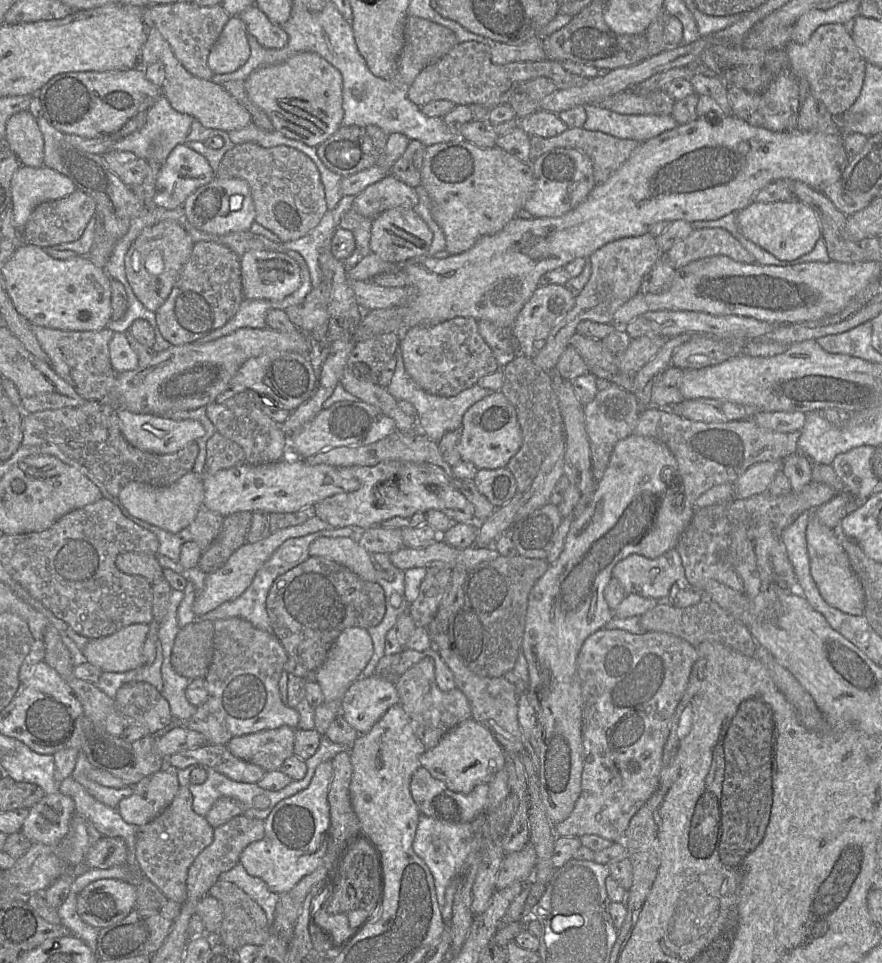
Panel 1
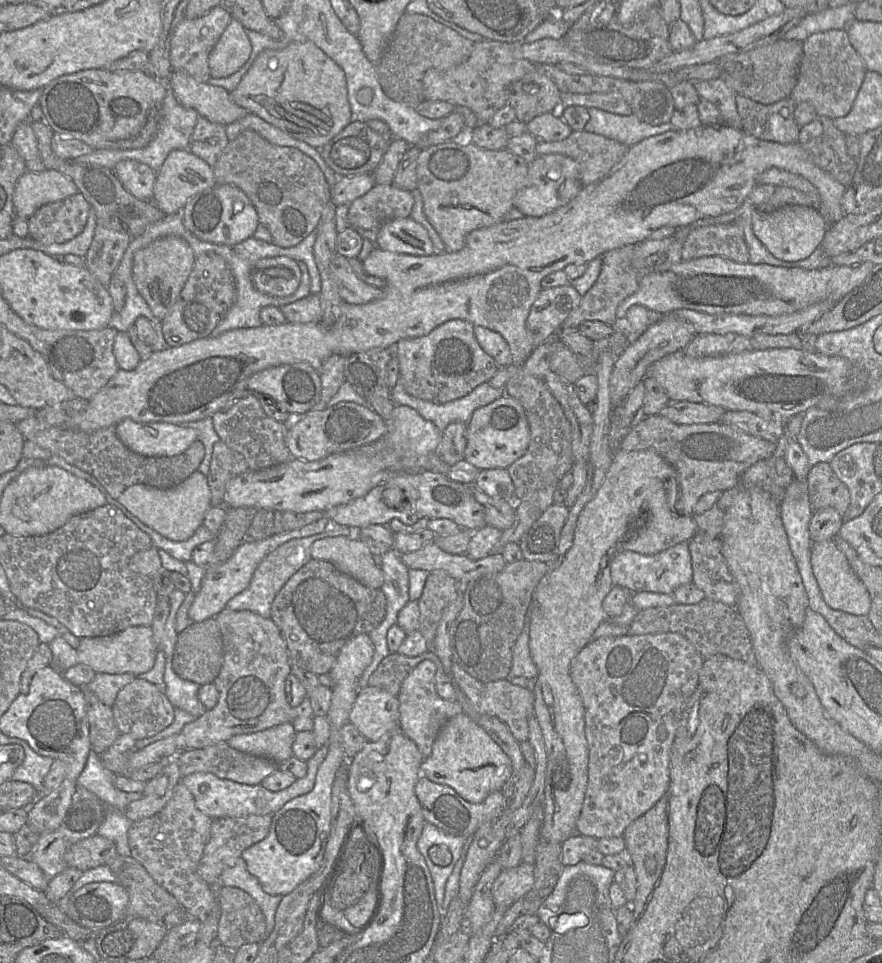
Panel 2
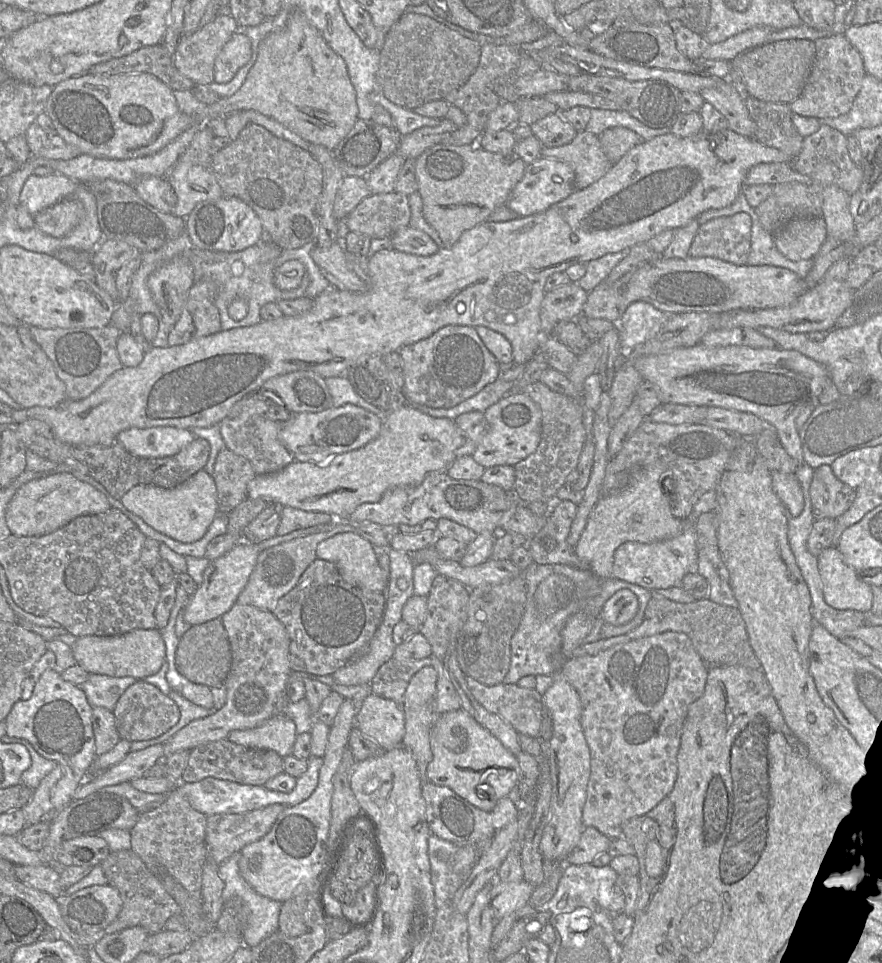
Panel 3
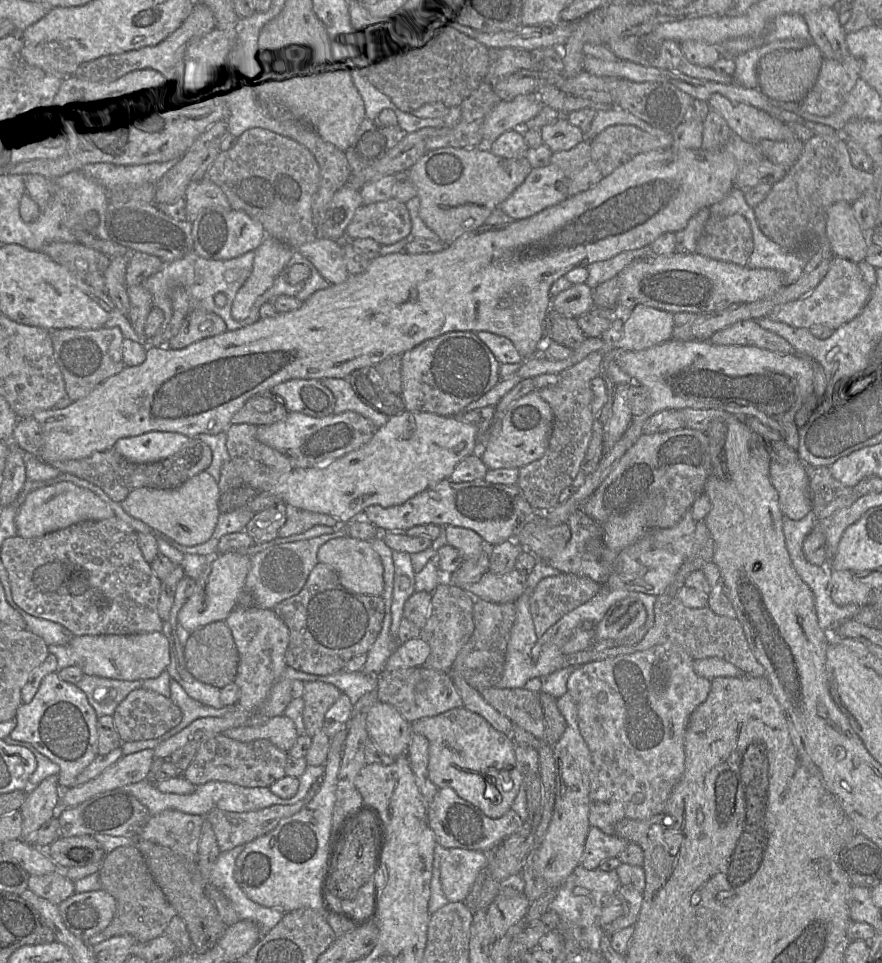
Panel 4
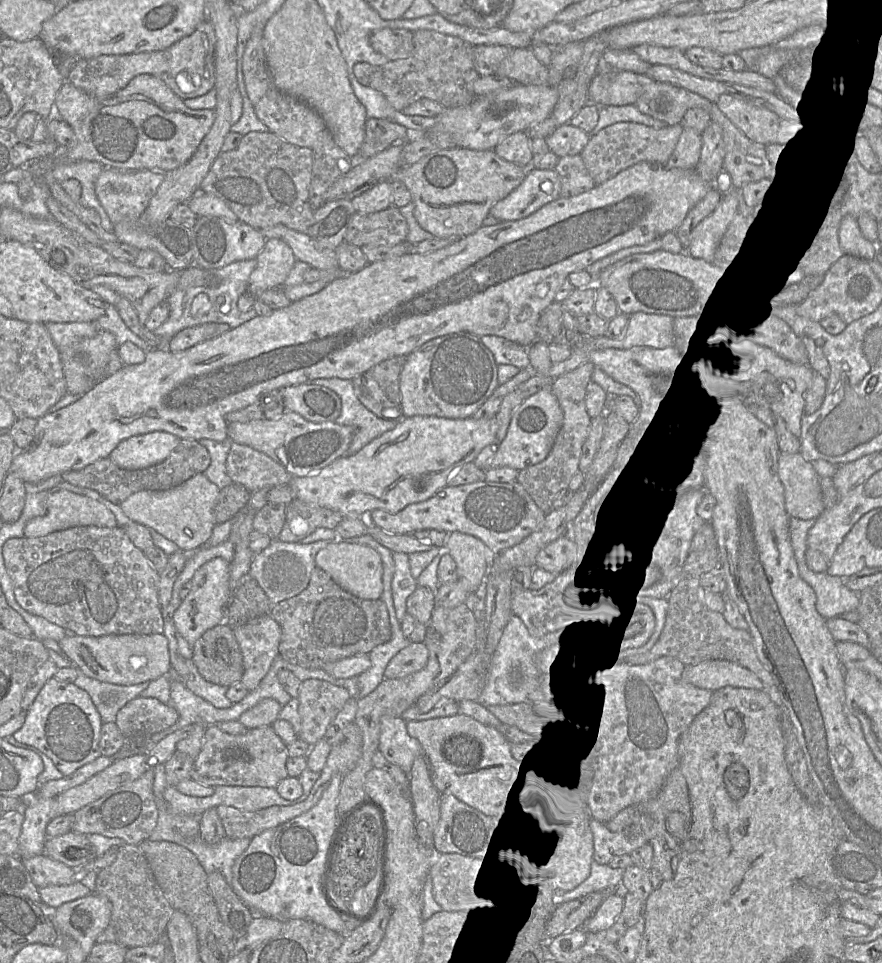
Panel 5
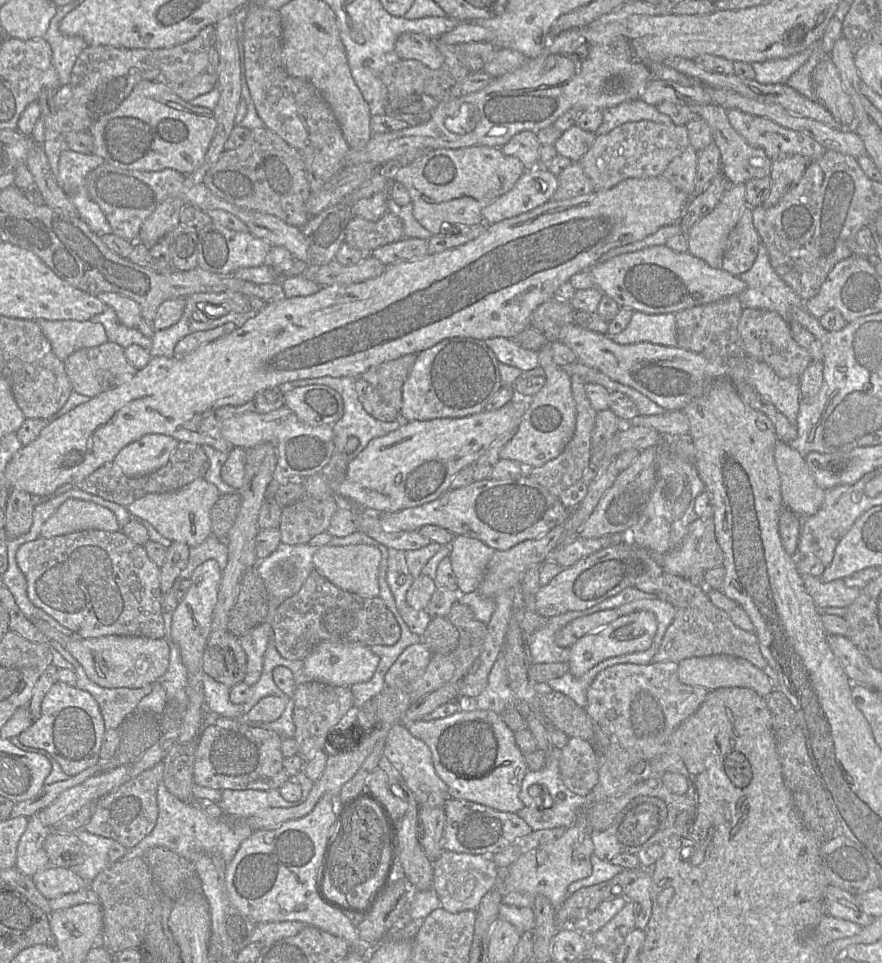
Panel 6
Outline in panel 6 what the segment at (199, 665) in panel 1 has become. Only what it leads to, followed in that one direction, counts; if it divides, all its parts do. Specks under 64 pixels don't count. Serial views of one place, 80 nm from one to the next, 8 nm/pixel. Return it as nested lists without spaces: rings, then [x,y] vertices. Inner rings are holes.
[[[229,631],[219,638],[209,637],[203,653],[203,670],[230,688],[242,683],[247,671],[247,658],[238,637]]]

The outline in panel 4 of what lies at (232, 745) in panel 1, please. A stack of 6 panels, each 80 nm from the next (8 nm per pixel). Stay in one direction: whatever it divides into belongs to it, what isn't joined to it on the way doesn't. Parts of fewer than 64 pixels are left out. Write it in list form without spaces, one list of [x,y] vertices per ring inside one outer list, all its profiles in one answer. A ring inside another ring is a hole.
[[[285,715],[269,718],[257,726],[230,728],[223,734],[240,742],[266,739],[286,753],[293,747],[299,736],[294,722]]]

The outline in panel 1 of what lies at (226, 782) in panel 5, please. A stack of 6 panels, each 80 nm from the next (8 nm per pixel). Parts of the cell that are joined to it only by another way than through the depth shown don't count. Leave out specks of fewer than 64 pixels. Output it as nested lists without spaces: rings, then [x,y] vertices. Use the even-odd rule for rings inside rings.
[[[204,744],[177,752],[167,759],[174,769],[184,769],[191,765],[208,766],[234,781],[243,783],[257,784],[268,772],[234,756],[226,745]]]

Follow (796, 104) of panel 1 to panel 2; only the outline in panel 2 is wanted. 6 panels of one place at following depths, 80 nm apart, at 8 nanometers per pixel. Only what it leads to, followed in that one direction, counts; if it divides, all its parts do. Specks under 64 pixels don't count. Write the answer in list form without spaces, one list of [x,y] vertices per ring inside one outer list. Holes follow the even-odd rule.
[[[736,94],[737,111],[742,130],[765,141],[797,143],[800,127],[794,119],[796,104],[791,97],[773,104],[761,104]]]

